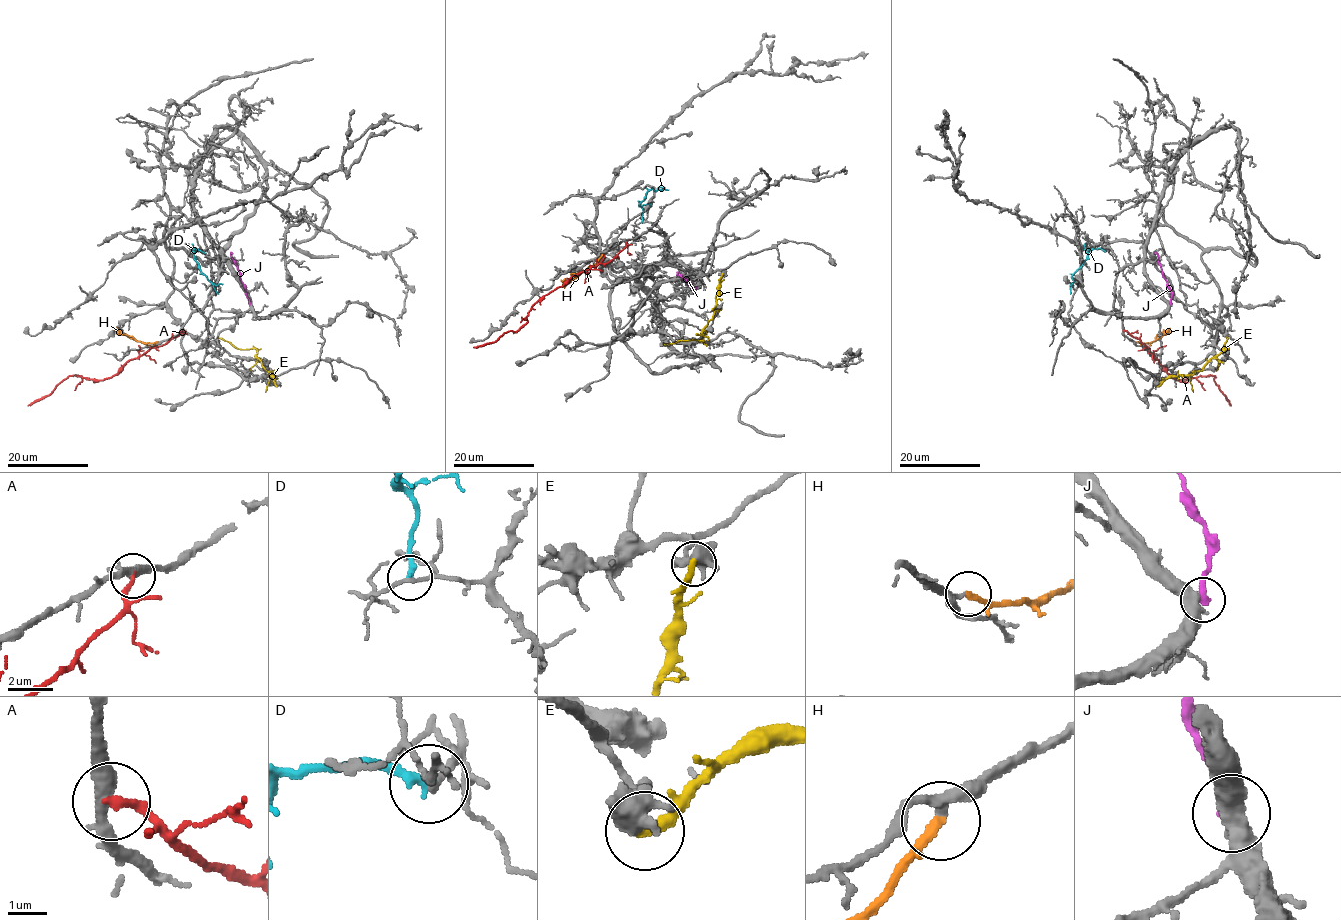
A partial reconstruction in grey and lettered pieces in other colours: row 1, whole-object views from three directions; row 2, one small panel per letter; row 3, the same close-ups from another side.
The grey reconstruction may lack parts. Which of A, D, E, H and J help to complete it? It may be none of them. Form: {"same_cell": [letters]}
{"same_cell": ["H"]}

